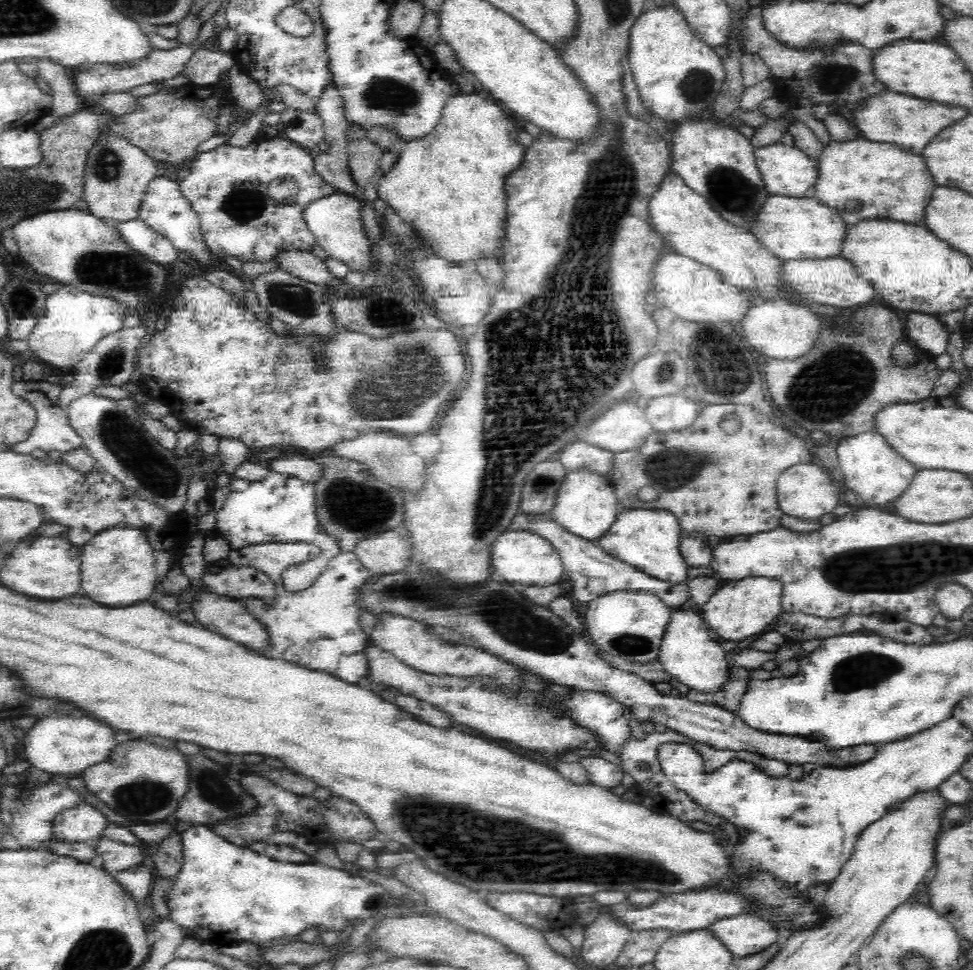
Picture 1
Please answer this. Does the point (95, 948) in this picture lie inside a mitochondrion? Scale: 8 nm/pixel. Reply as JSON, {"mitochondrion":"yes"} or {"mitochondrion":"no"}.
{"mitochondrion":"yes"}

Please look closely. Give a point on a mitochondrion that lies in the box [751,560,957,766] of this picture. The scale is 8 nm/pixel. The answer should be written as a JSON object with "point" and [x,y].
{"point":[865,670]}

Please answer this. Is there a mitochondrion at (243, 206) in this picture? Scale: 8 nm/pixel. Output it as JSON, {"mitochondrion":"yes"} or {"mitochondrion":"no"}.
{"mitochondrion":"yes"}

